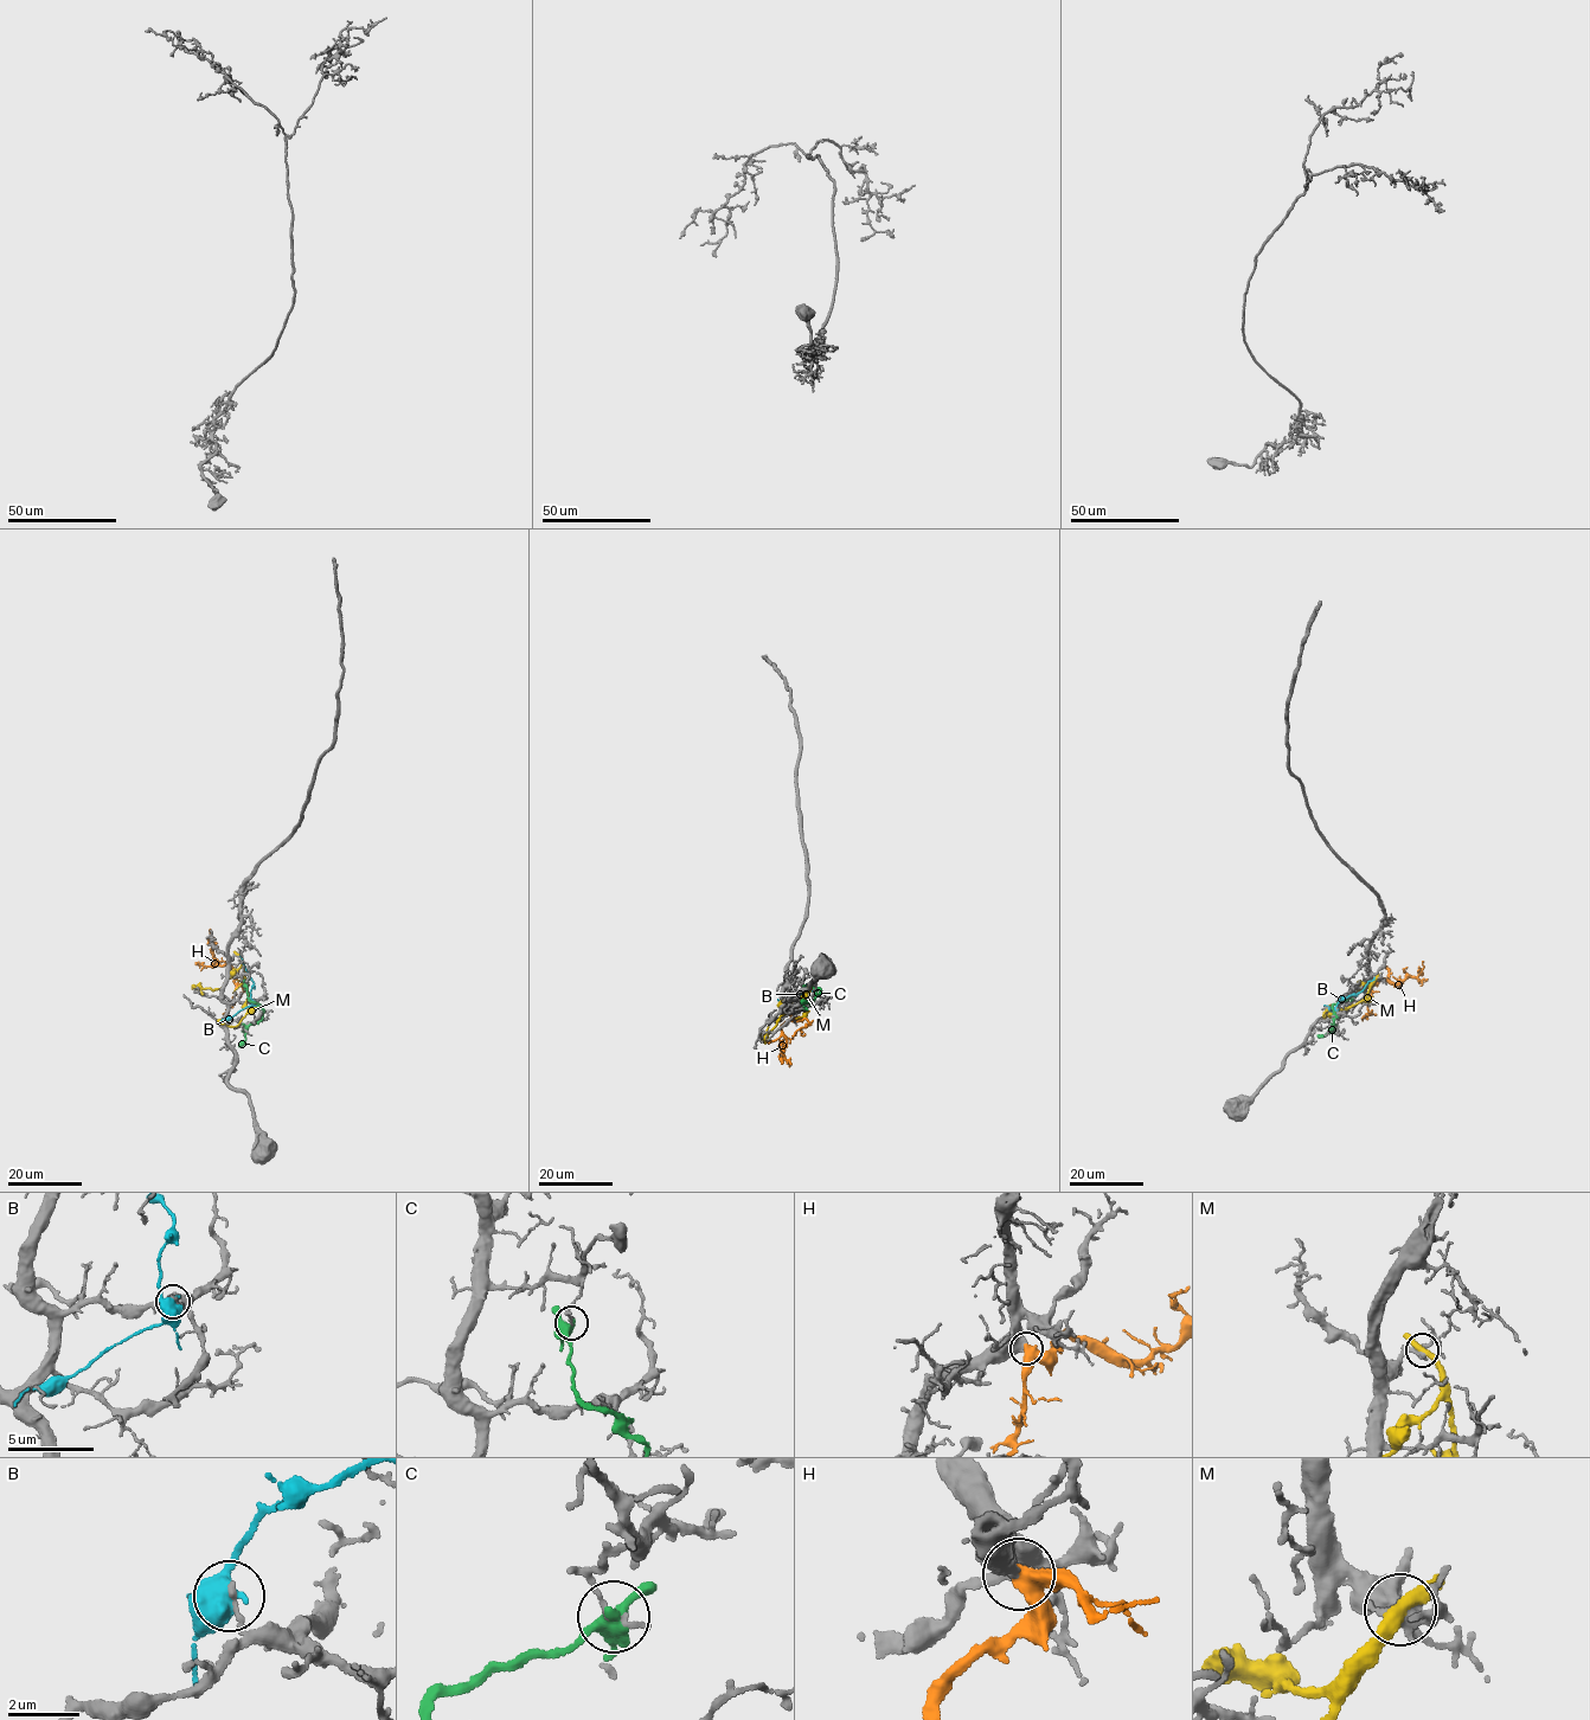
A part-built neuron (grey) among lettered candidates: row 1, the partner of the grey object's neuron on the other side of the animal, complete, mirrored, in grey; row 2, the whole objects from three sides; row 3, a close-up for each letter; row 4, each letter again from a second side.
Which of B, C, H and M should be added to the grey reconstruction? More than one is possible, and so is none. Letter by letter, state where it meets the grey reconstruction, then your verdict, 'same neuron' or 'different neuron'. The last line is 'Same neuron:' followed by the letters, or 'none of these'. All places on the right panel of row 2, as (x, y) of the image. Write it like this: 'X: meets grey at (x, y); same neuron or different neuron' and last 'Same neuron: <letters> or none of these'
B: meets grey at (1337, 1009); different neuron
C: meets grey at (1352, 996); different neuron
H: meets grey at (1372, 981); same neuron
M: meets grey at (1377, 976); different neuron
Same neuron: H

